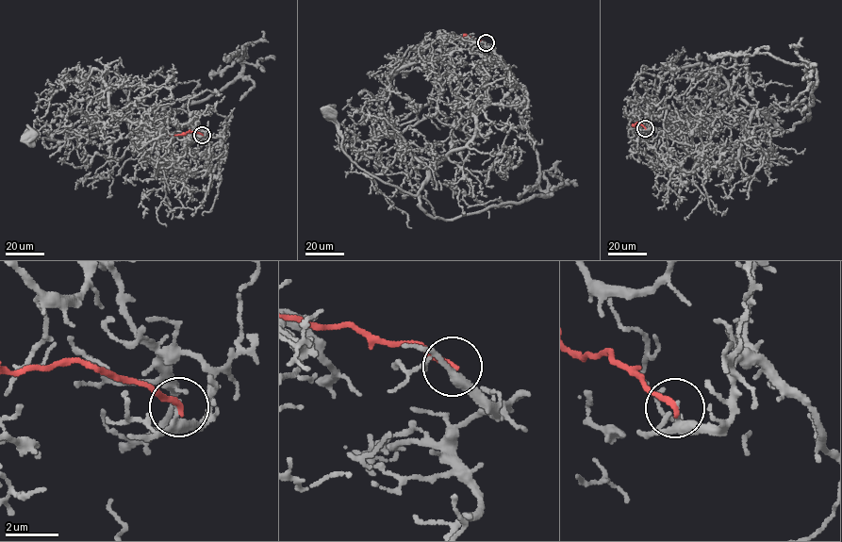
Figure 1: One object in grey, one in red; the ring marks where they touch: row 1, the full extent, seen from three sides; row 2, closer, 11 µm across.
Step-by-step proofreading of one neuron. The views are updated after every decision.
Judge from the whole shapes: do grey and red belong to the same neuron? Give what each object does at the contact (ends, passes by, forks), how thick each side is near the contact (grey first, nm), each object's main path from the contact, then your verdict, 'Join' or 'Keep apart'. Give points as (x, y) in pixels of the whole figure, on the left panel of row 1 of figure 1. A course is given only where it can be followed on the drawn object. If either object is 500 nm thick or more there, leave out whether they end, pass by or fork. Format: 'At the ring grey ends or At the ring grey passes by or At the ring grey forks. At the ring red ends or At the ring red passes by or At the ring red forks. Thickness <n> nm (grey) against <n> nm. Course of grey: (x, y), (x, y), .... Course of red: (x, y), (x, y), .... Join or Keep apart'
At the ring grey passes by. At the ring red ends. Thickness 190 nm (grey) against 240 nm. Course of grey: (202, 135), (189, 140), (169, 168), (139, 152), (122, 114), (77, 138), (28, 136). Course of red: (202, 135), (195, 131), (170, 135). Keep apart

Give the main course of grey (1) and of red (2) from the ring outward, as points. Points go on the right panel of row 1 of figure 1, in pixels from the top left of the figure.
1: (646, 128), (722, 163), (737, 156), (754, 109), (776, 127), (669, 121)
2: (645, 128), (640, 123), (634, 125)

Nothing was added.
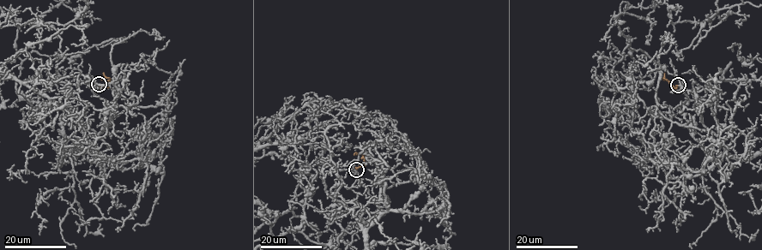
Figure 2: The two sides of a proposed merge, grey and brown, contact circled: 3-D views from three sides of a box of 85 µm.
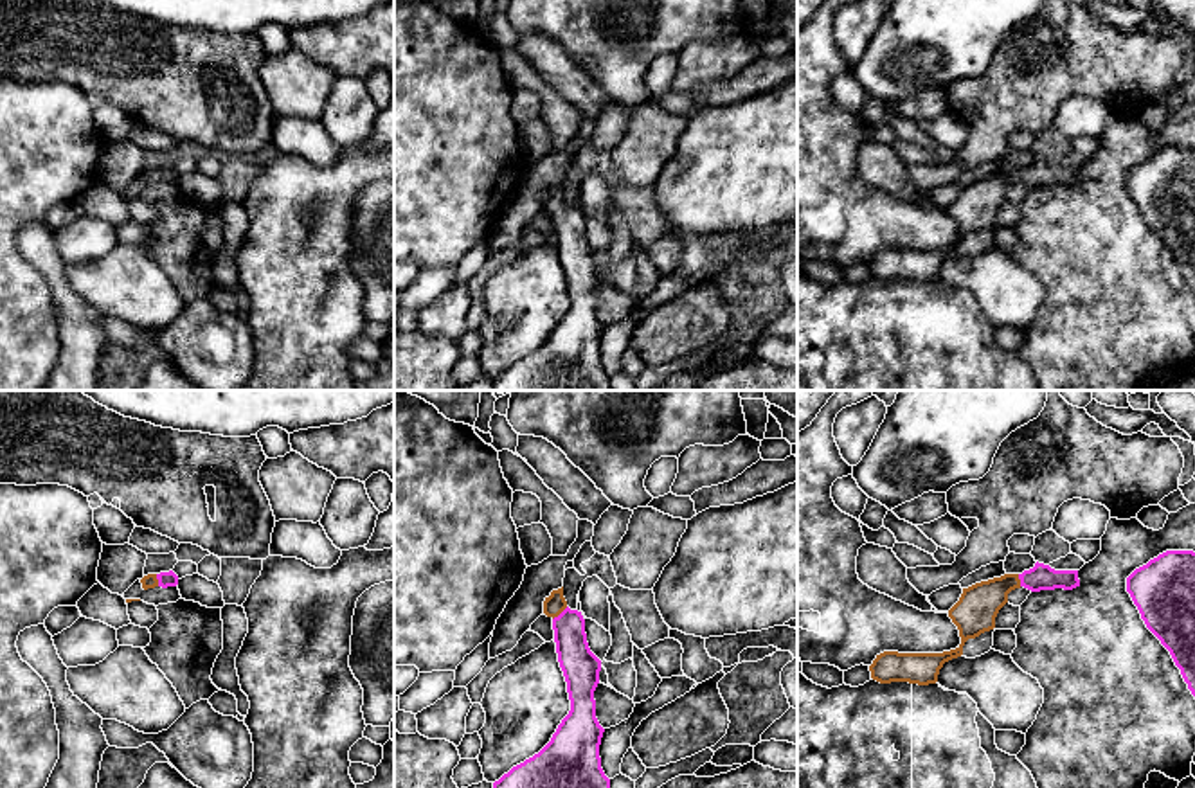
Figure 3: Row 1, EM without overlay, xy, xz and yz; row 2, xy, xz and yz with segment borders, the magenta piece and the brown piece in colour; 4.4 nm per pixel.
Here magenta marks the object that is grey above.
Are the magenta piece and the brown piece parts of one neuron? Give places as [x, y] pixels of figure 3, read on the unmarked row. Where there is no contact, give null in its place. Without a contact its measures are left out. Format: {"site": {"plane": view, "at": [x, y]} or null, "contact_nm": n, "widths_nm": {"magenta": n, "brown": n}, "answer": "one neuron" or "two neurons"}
{"site": {"plane": "xz", "at": [562, 209]}, "contact_nm": 90, "widths_nm": {"magenta": 160, "brown": 90}, "answer": "one neuron"}

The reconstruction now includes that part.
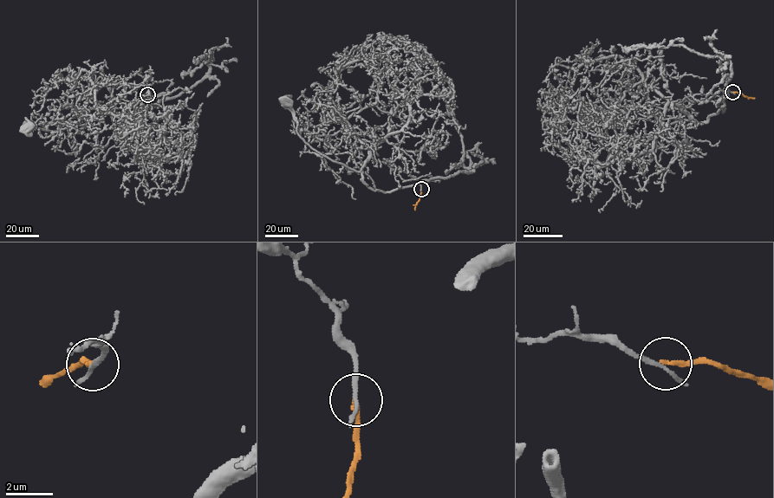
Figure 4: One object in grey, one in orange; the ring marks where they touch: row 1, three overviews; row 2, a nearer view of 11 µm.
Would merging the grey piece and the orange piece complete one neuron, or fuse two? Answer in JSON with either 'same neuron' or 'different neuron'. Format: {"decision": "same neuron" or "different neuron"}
{"decision": "different neuron"}

